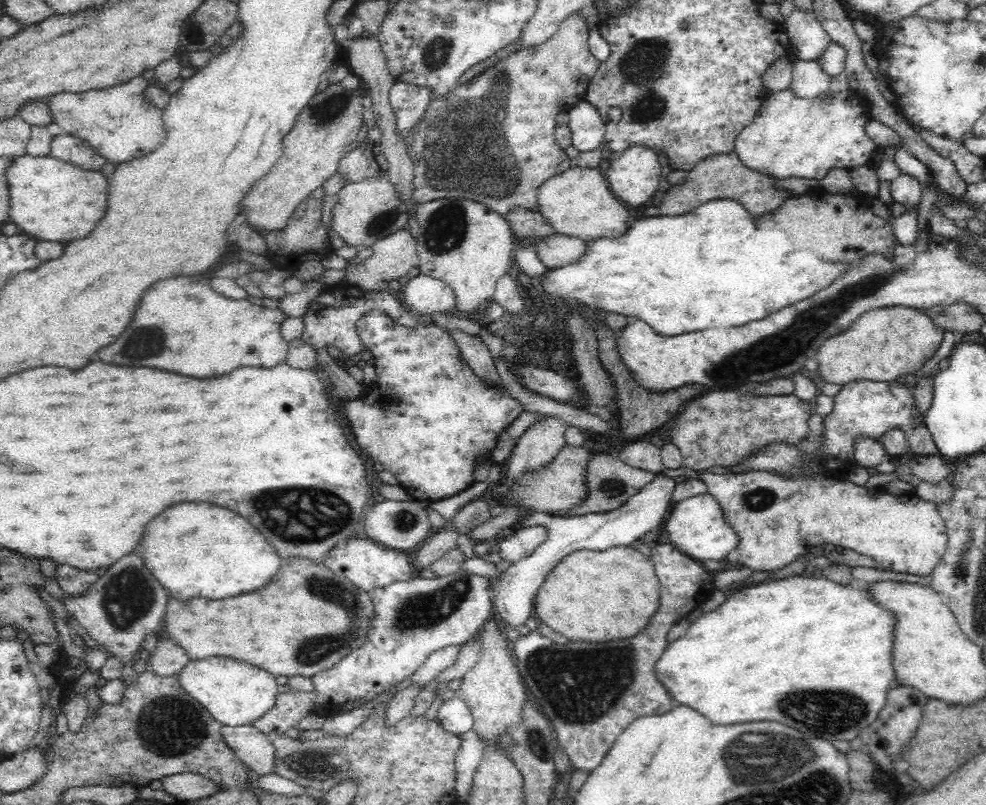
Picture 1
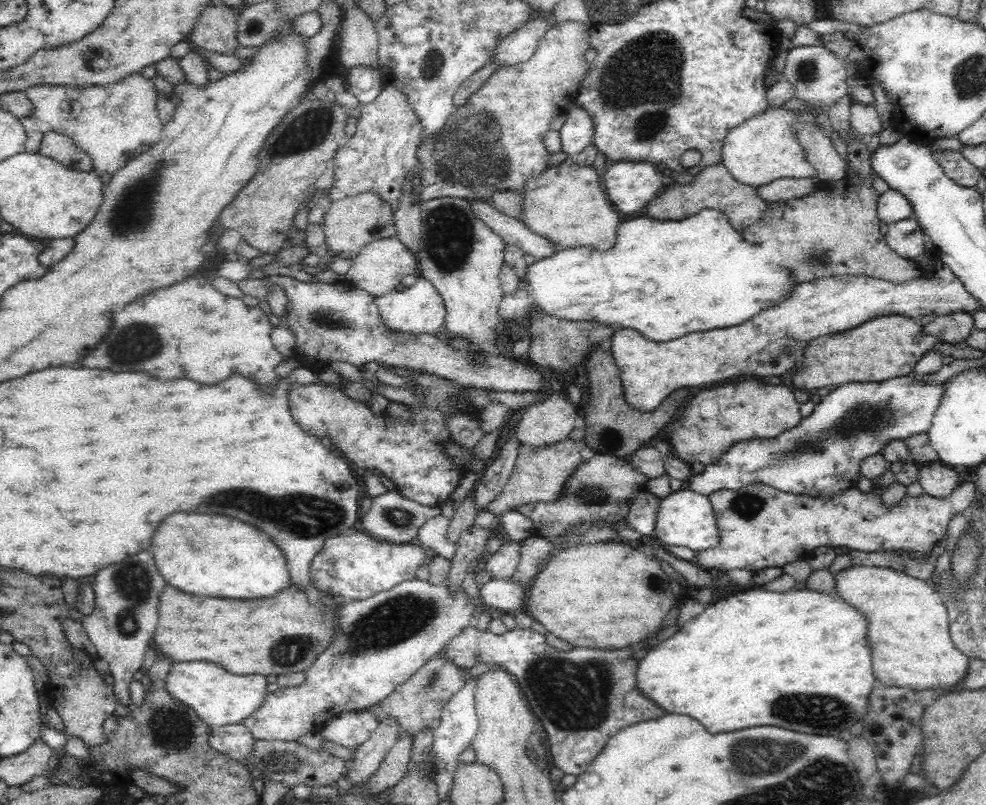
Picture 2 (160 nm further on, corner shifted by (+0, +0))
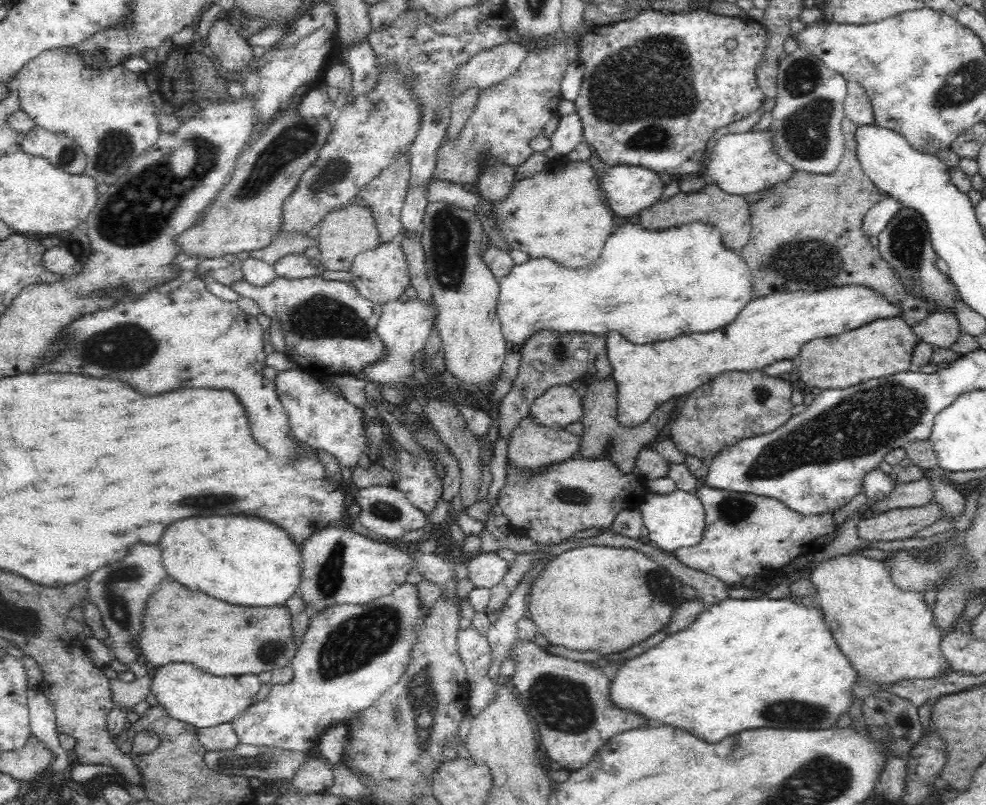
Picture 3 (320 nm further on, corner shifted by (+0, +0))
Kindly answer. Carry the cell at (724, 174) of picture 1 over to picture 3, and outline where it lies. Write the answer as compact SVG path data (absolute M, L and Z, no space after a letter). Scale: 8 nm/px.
M706 181L702 189L696 193L678 193L666 202L658 201L651 208L640 212L638 223L640 227L648 231L663 231L680 225L701 222L702 224L711 224L718 227L720 239L724 248L732 251L741 252L748 244L751 236L751 208L750 204L743 196L730 195L722 191L716 183Z

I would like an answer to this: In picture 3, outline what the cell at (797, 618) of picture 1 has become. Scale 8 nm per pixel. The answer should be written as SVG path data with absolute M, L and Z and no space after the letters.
M728 597L702 611L688 628L620 666L610 694L611 701L616 696L618 702L612 704L624 711L644 712L654 722L680 724L708 744L750 728L830 728L852 706L852 684L858 675L838 650L820 608L806 608L790 600Z

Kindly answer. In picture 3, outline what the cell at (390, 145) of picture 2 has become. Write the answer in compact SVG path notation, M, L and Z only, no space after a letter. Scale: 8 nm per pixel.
M399 156L393 165L385 168L374 177L355 197L354 205L369 208L379 232L380 245L392 240L399 240L401 236L401 212L407 195L411 166L408 156Z

